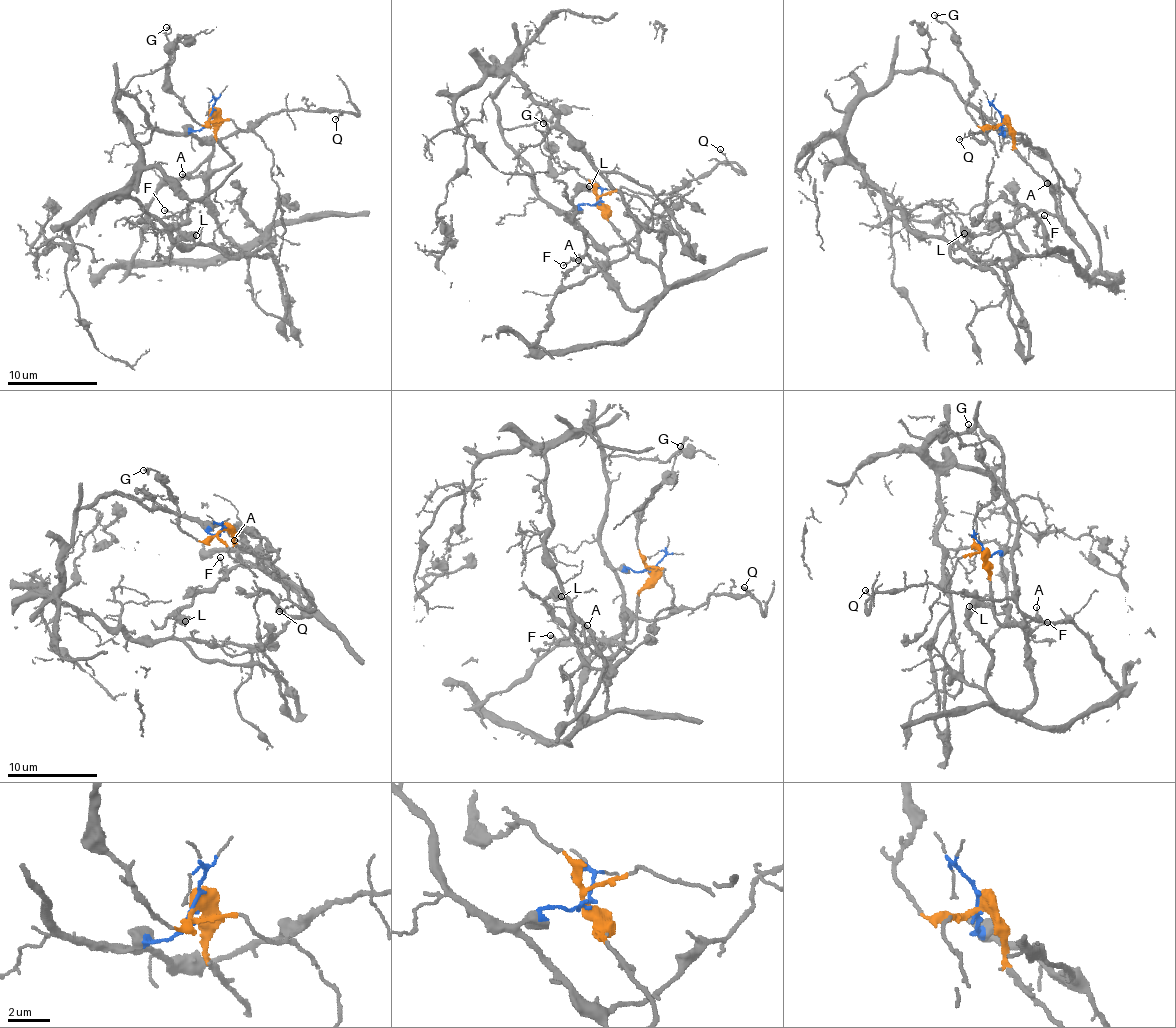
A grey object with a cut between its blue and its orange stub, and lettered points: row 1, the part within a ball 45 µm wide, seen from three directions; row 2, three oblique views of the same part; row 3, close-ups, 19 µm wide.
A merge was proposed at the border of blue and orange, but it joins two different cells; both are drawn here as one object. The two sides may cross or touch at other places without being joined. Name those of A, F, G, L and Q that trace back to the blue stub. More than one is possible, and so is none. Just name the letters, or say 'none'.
Q

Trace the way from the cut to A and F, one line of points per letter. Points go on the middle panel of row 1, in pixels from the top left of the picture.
A: (600, 204), (606, 219), (625, 242), (628, 252), (598, 266), (585, 266), (578, 259)
F: (600, 204), (606, 219), (625, 242), (628, 252), (605, 267), (604, 272), (585, 254), (562, 266)

